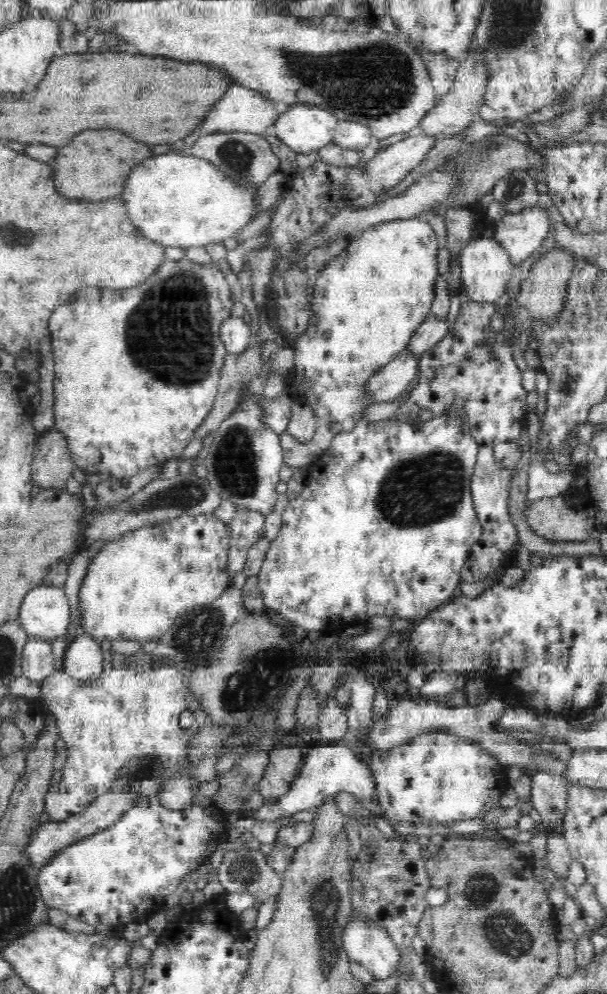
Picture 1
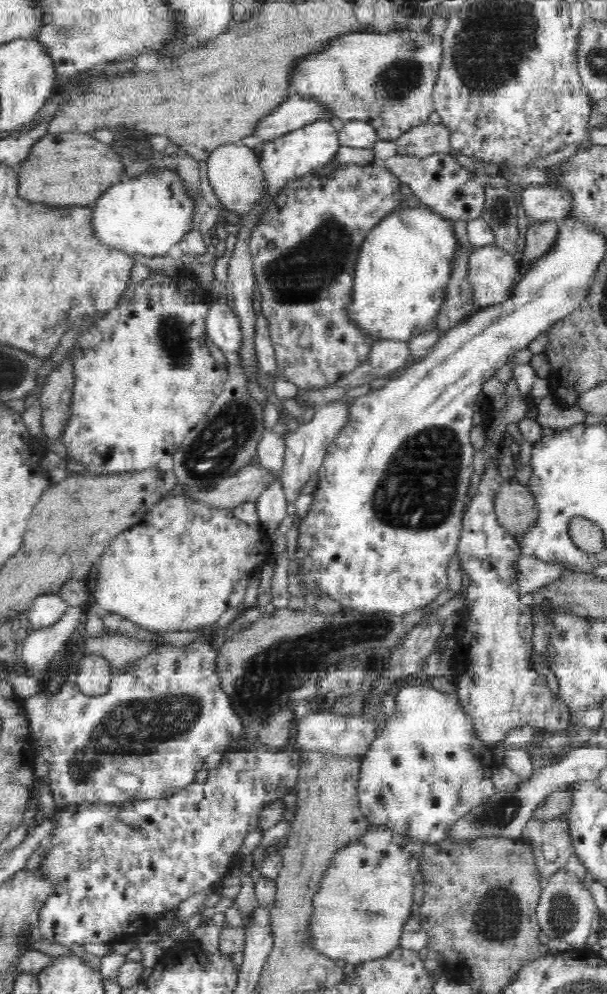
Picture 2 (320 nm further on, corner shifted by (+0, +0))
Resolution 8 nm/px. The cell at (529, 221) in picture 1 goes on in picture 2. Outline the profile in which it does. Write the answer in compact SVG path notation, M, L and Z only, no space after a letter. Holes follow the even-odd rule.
M548 185L527 187L521 193L522 208L530 223L563 221L568 214L568 195Z

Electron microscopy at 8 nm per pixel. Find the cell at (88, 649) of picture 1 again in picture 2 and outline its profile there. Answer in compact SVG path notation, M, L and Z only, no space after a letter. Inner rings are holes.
M86 653L78 662L78 675L74 678L78 690L98 696L110 686L110 661L100 653Z

